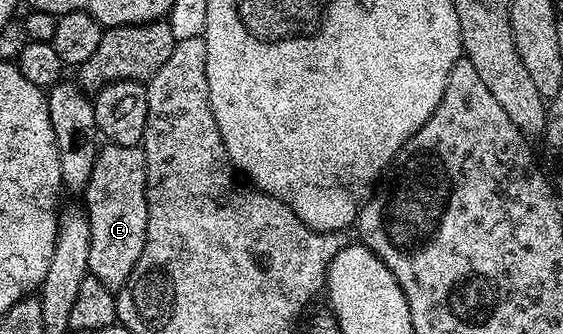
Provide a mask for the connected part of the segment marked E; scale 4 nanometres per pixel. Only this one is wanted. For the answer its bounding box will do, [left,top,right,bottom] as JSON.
[82,142,148,293]

